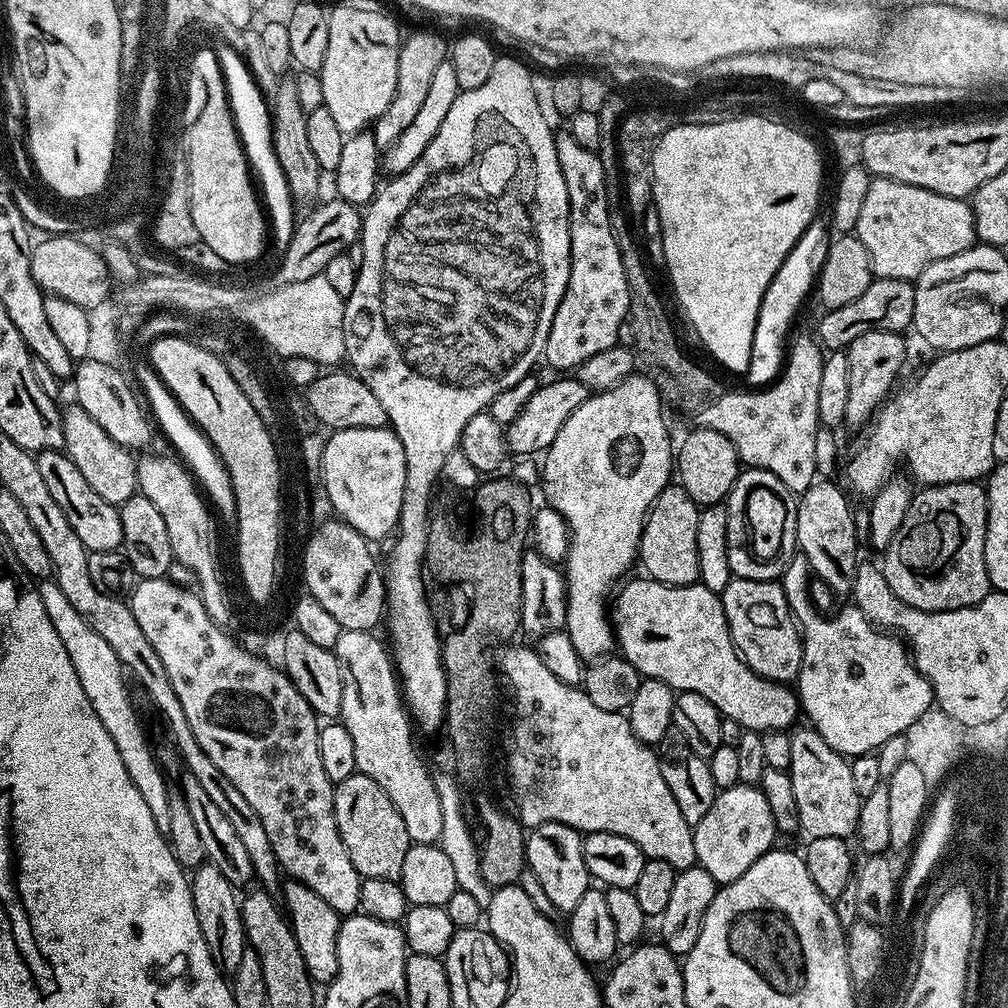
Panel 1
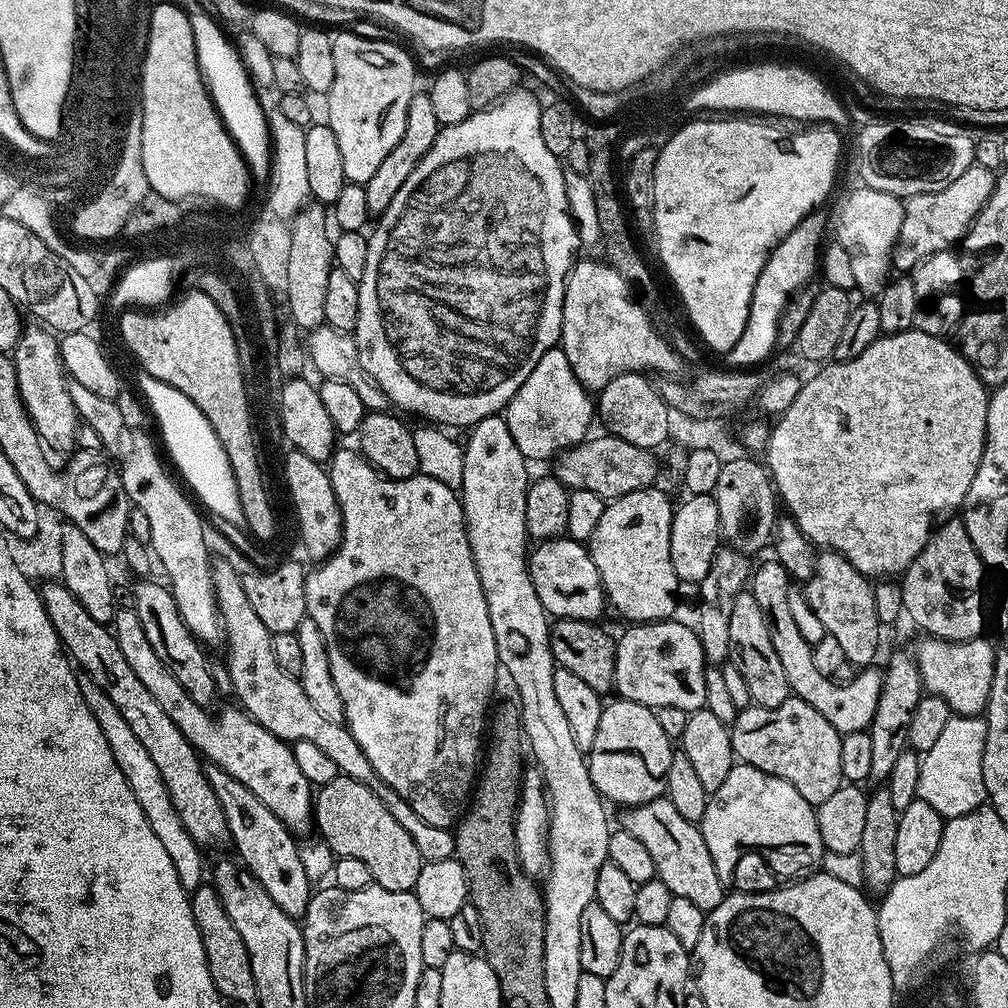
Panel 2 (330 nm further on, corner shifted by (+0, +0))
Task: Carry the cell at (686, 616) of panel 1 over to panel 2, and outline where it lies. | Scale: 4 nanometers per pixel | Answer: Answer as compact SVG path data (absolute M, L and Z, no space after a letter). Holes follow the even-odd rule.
M571 538L541 540L531 549L528 557L528 573L534 582L538 602L548 611L549 617L578 618L599 621L606 609L604 583L594 566L594 558L581 541Z

